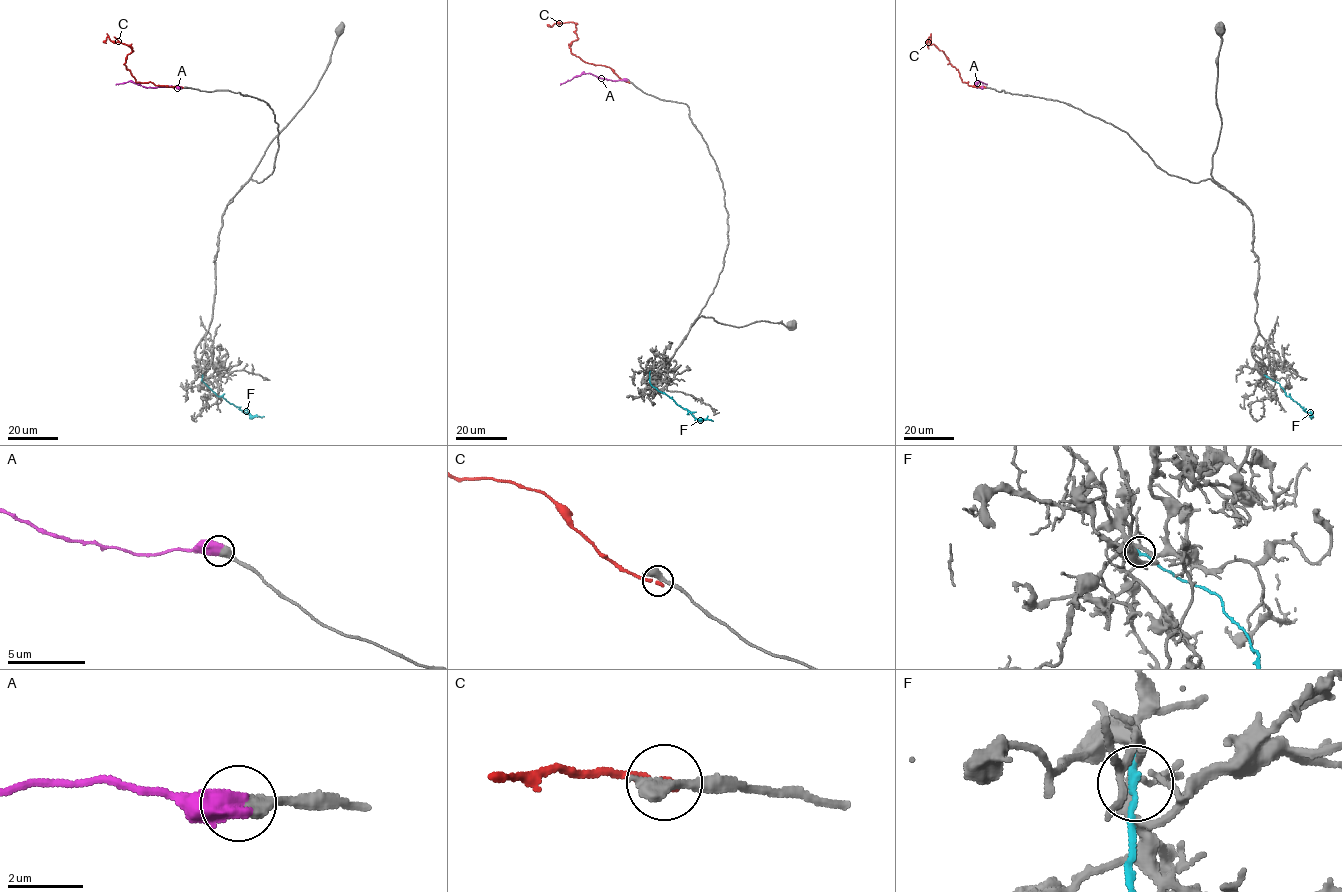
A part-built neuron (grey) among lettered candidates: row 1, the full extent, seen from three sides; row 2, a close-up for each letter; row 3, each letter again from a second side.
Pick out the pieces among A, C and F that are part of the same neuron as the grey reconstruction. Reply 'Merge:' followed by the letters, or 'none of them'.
Merge: A

